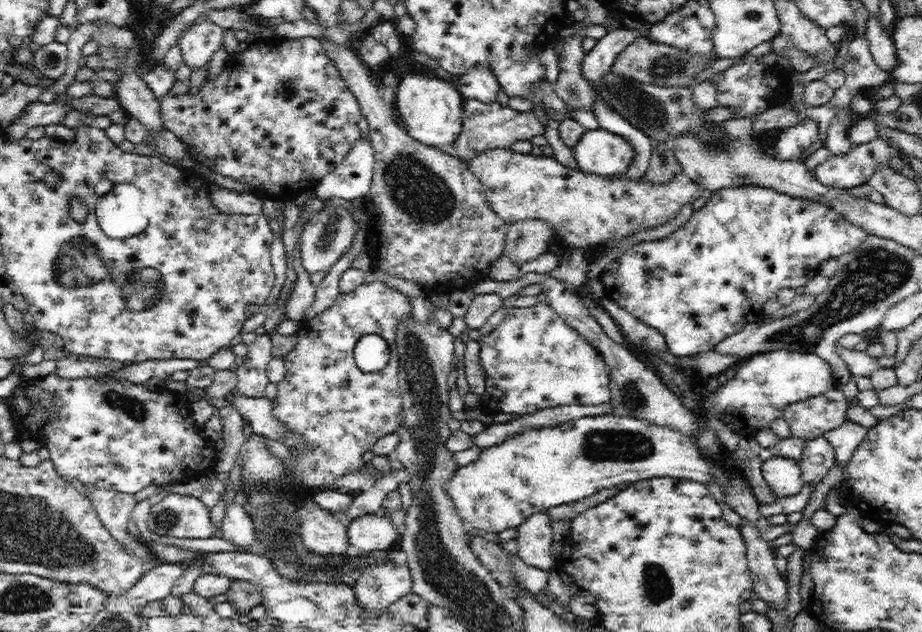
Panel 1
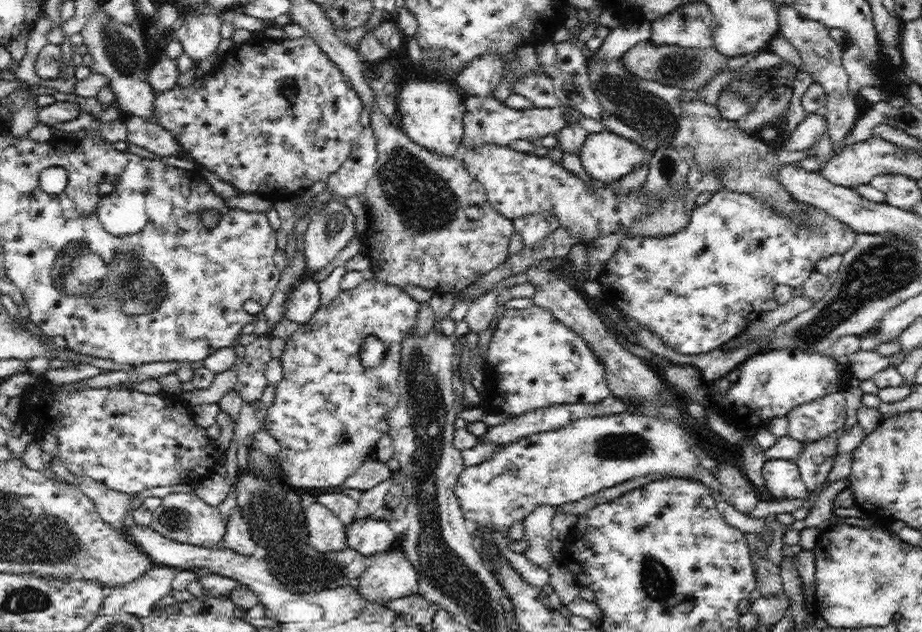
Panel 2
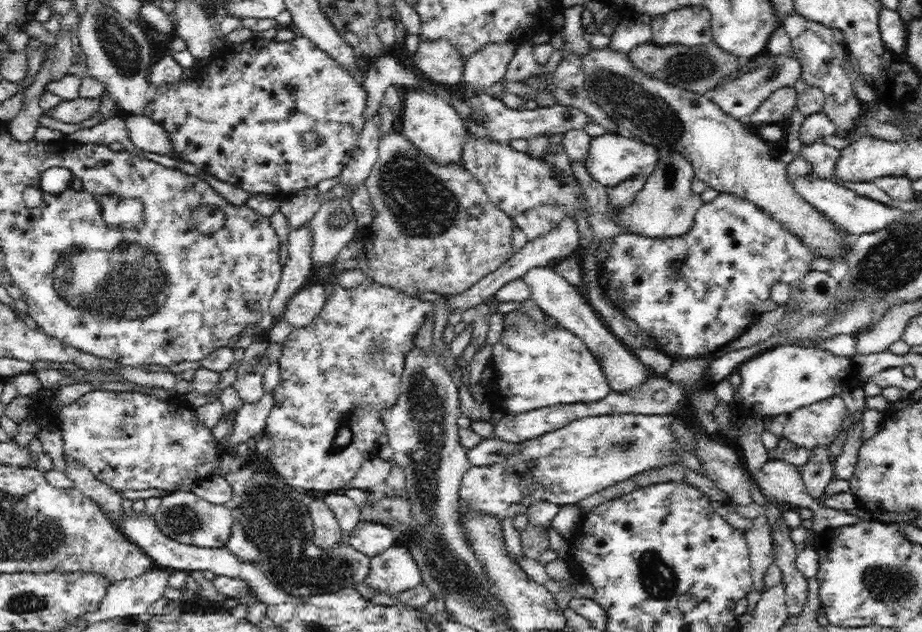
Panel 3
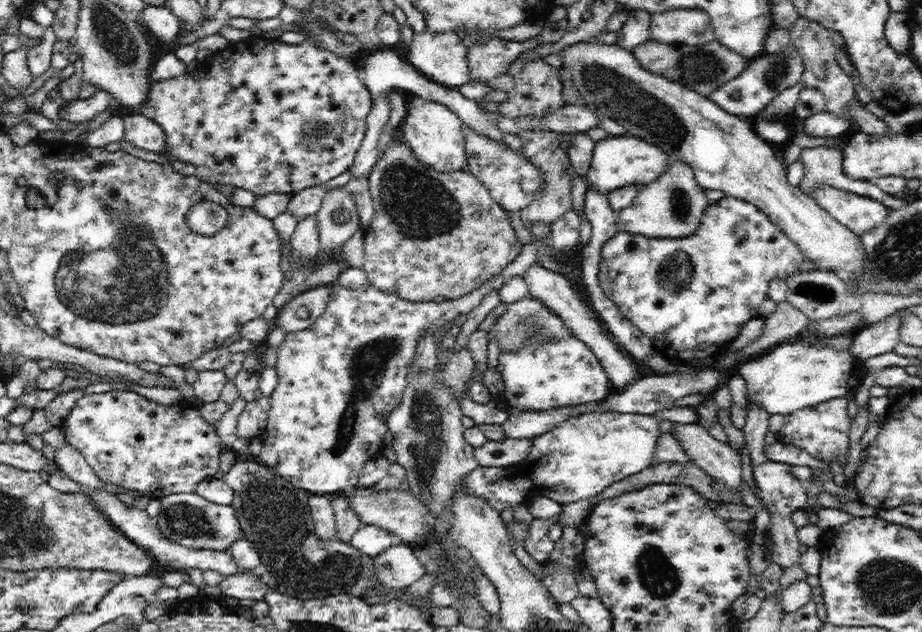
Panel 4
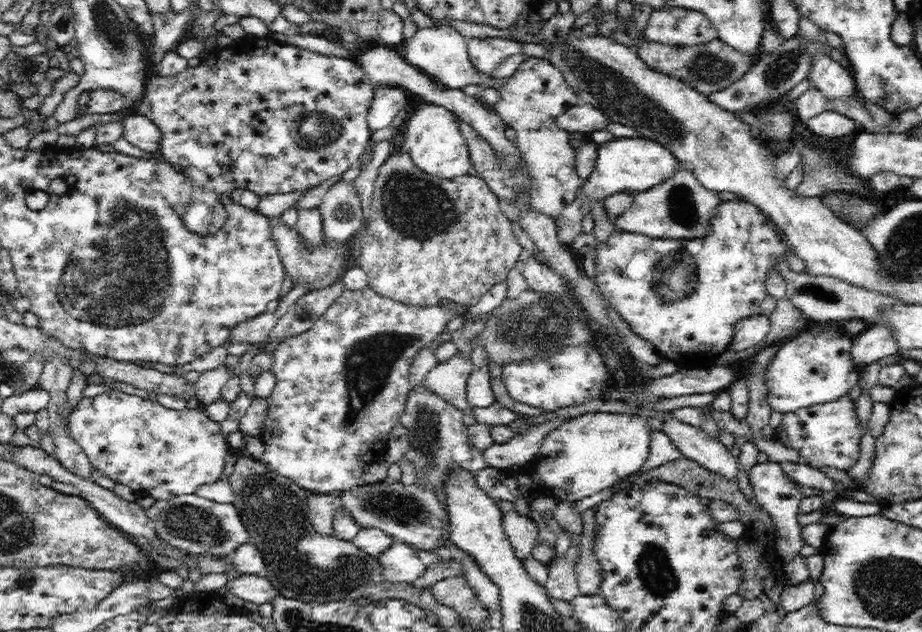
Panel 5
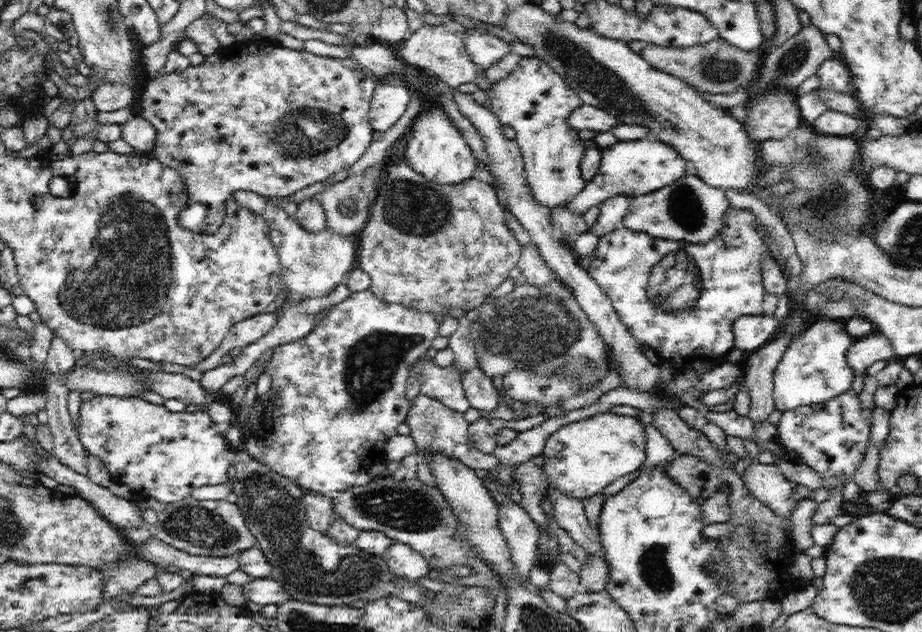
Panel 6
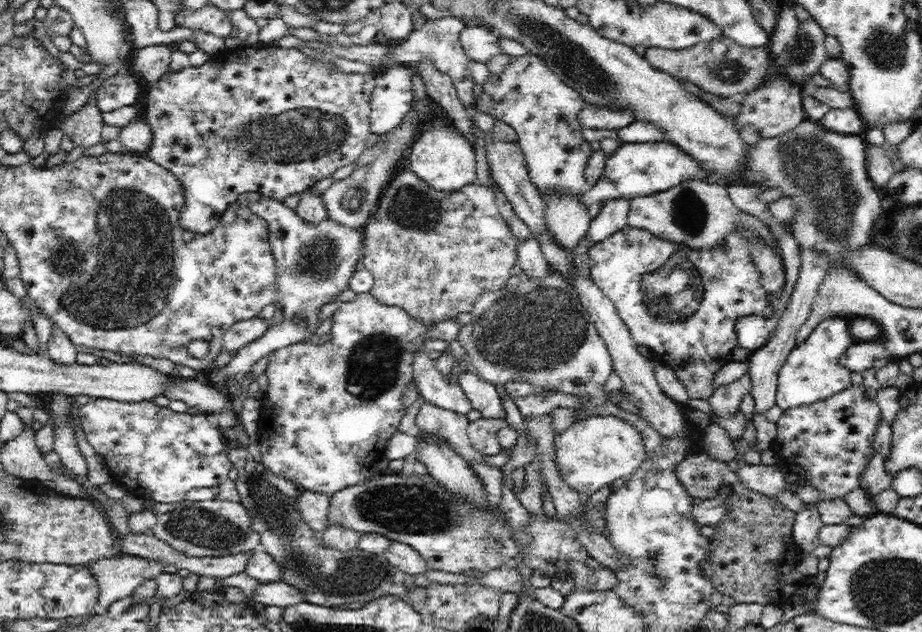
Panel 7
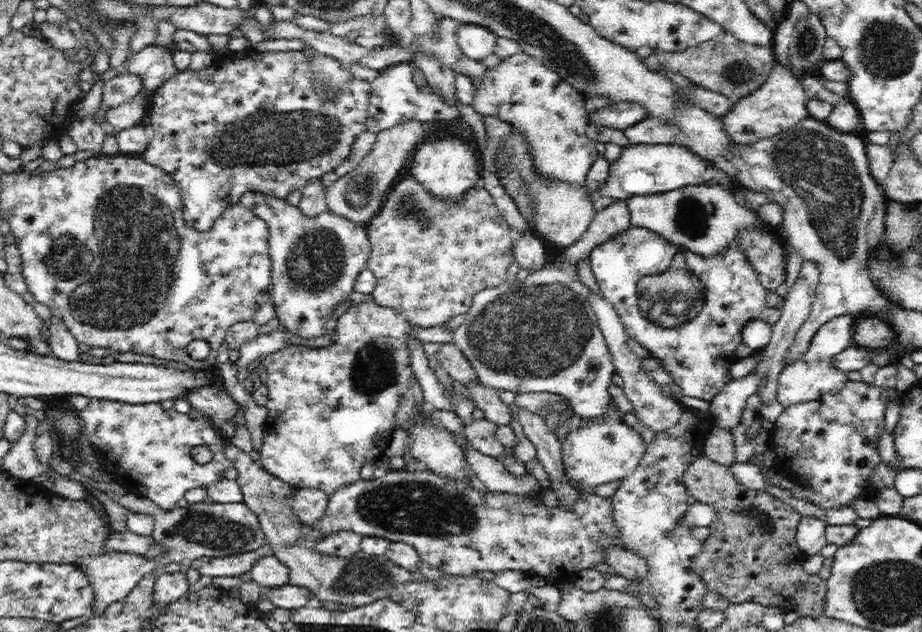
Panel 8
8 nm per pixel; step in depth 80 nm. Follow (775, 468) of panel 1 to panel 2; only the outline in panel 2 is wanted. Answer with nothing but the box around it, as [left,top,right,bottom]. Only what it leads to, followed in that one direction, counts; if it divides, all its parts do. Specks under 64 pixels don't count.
[762,459,811,508]

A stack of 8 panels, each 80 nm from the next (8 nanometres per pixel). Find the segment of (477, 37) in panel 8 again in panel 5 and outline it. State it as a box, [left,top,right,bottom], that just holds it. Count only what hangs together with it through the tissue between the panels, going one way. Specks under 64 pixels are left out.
[466,36,522,74]

